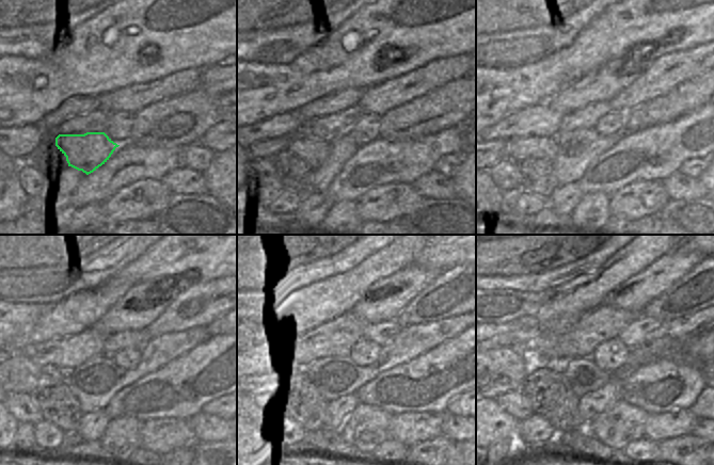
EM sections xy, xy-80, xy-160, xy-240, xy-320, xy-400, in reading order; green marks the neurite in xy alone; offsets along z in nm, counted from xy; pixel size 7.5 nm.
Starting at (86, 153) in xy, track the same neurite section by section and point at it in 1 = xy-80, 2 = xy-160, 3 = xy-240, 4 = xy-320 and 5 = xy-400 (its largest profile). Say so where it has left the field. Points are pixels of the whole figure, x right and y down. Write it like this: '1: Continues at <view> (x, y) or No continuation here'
1: Continues at xy-80 (314, 151)
2: Continues at xy-160 (543, 147)
3: Continues at xy-240 (19, 373)
4: Continues at xy-320 (259, 390)
5: Continues at xy-400 (497, 381)

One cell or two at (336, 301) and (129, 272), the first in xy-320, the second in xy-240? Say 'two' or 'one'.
two

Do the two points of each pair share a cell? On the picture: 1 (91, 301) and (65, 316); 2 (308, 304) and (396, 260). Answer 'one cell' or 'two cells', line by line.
1: one cell
2: one cell

